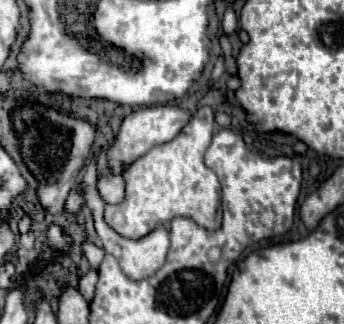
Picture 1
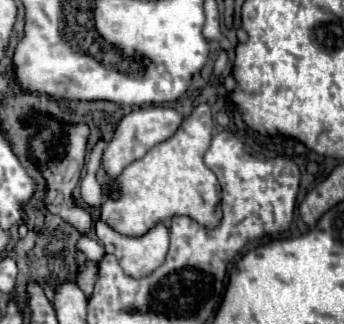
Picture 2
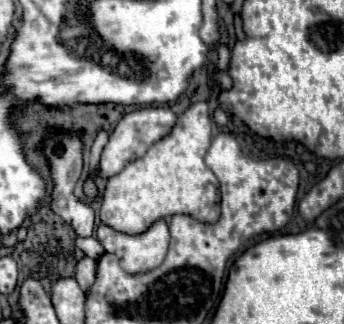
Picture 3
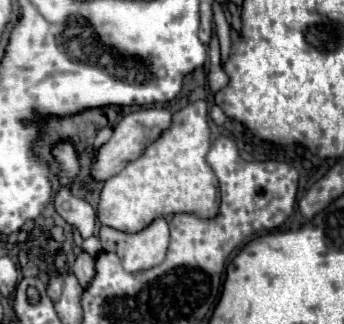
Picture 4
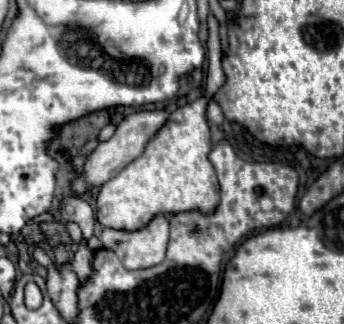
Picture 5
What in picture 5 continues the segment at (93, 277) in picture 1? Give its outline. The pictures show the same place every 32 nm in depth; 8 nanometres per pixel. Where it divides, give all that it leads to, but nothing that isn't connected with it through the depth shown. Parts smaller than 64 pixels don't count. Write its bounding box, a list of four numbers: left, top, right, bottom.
[72,240,92,282]

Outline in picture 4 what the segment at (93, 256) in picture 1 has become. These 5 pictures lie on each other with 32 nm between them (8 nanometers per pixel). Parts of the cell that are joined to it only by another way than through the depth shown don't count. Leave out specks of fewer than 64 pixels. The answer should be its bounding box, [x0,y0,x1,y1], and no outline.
[74,230,102,258]

